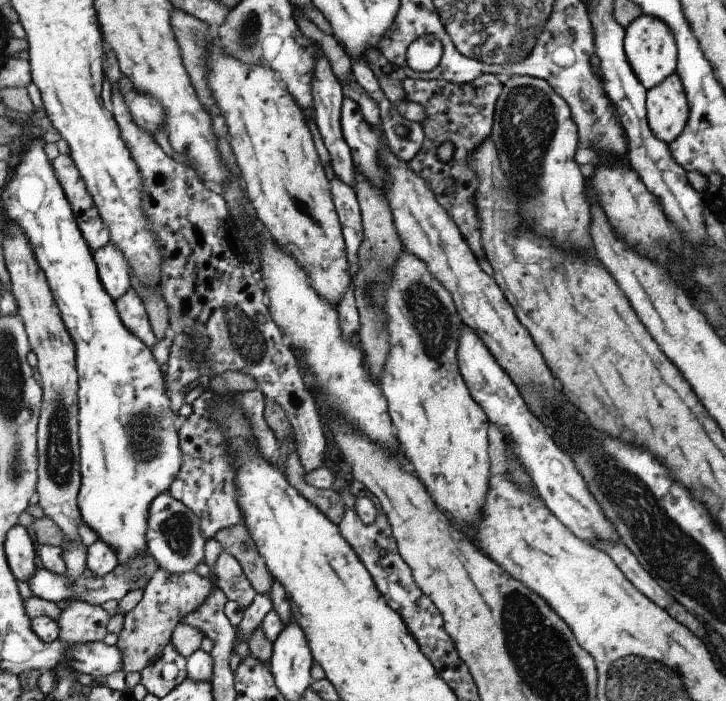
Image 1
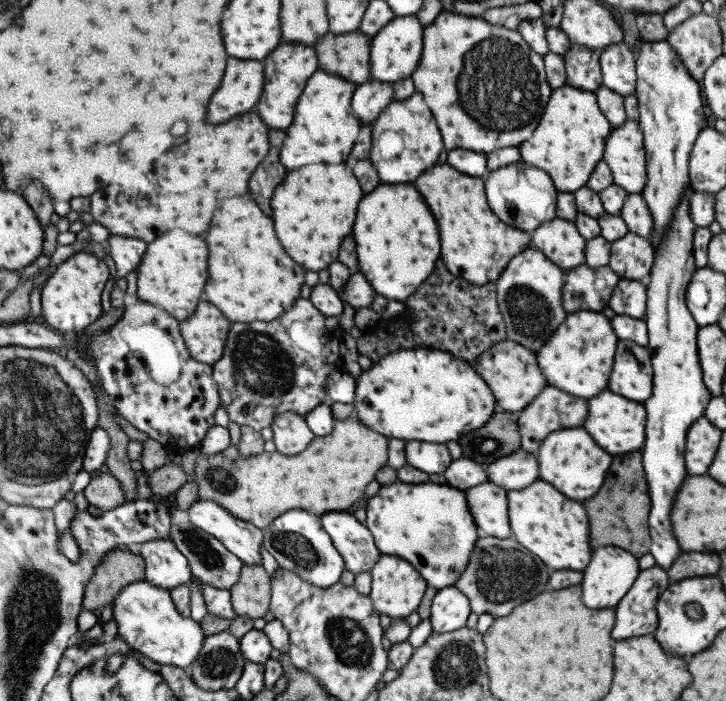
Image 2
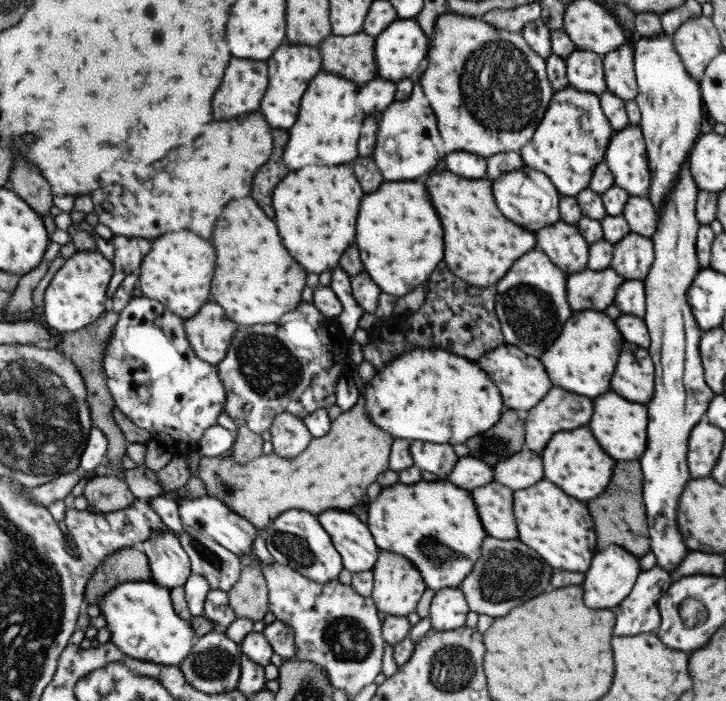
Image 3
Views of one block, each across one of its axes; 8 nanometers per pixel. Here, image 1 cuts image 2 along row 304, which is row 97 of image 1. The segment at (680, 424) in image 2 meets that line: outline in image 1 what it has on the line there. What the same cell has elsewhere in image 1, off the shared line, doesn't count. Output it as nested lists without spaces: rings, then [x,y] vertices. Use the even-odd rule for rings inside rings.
[[[677,72],[647,92],[645,108],[653,136],[665,144],[675,142],[689,120],[687,96]]]

